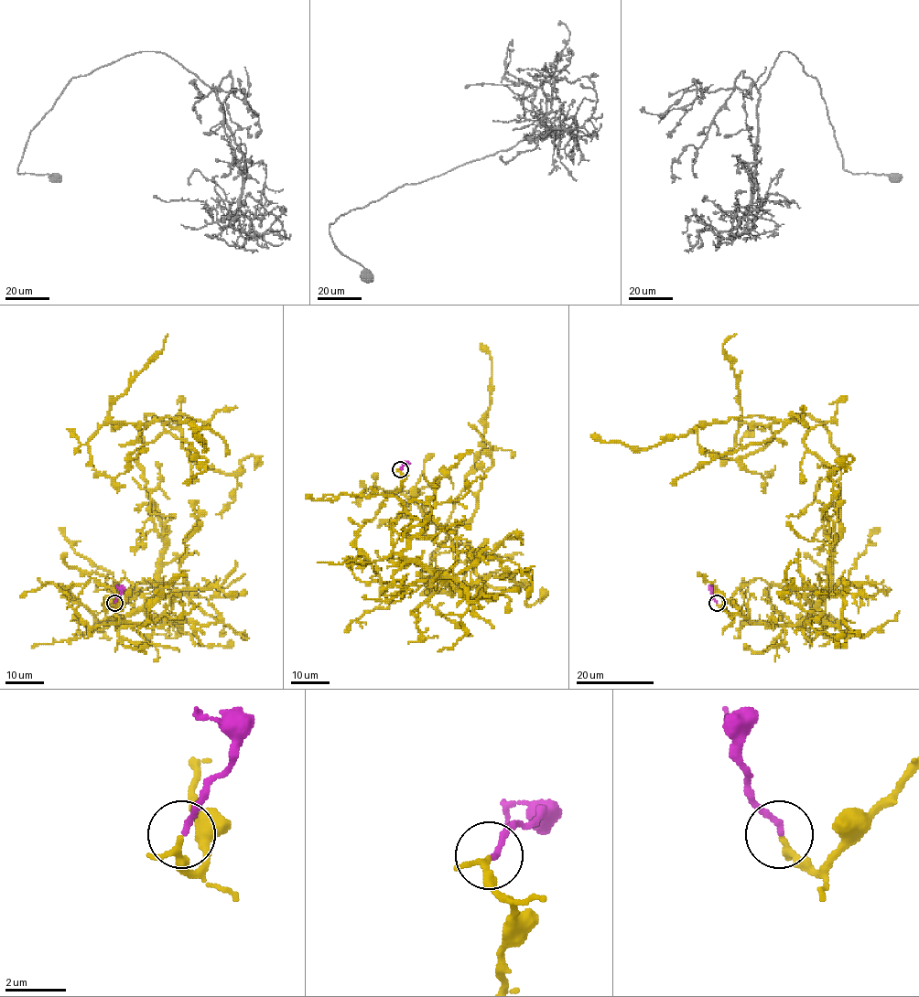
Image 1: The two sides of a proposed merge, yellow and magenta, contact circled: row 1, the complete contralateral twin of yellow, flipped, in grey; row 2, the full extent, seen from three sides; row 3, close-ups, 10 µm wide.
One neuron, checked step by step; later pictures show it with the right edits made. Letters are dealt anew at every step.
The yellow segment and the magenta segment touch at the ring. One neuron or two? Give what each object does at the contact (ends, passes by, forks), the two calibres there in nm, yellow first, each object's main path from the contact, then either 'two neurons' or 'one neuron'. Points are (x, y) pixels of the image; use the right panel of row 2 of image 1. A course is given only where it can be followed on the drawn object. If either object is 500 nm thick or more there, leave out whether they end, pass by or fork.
yellow passes by | magenta ends | 160/180 nm | yellow via (716, 603), (761, 578), (835, 622), (808, 615), (840, 532), (828, 431), (794, 414), (647, 448), (591, 435) | magenta via (716, 603), (711, 593), (710, 587), (713, 587) | one neuron

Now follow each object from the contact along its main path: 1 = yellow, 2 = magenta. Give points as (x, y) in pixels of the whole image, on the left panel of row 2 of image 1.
1: (114, 603), (93, 578), (70, 589), (102, 623), (158, 588), (145, 414), (191, 423), (204, 449), (194, 435)
2: (115, 603), (121, 593), (117, 587)

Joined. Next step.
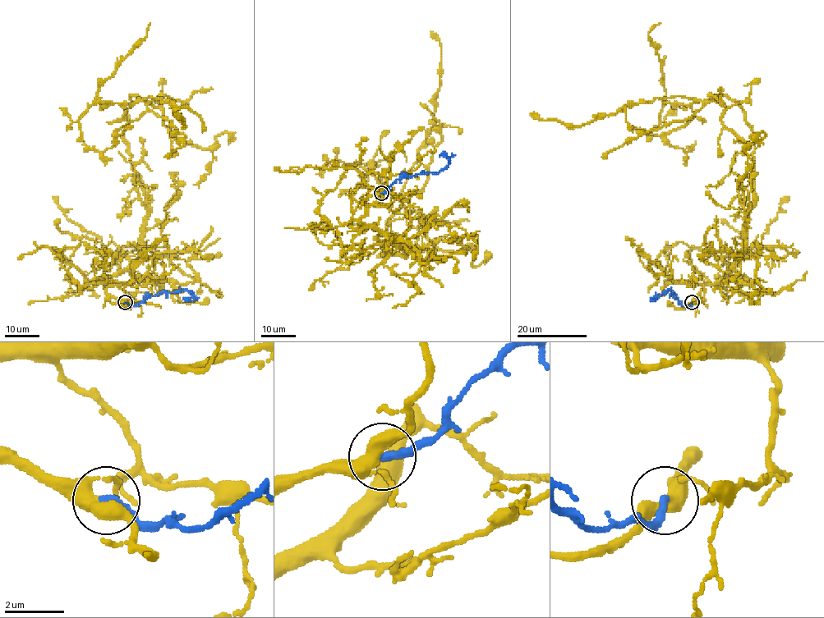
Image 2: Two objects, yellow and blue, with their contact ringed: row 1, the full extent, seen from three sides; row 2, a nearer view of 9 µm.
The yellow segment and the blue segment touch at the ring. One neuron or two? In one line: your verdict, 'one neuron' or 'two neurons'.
one neuron

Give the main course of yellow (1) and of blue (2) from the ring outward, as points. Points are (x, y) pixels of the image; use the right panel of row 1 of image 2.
1: (692, 303), (743, 251), (754, 152), (743, 110), (713, 95), (629, 103), (581, 125), (531, 114)
2: (692, 302), (682, 305), (669, 290), (655, 298)

